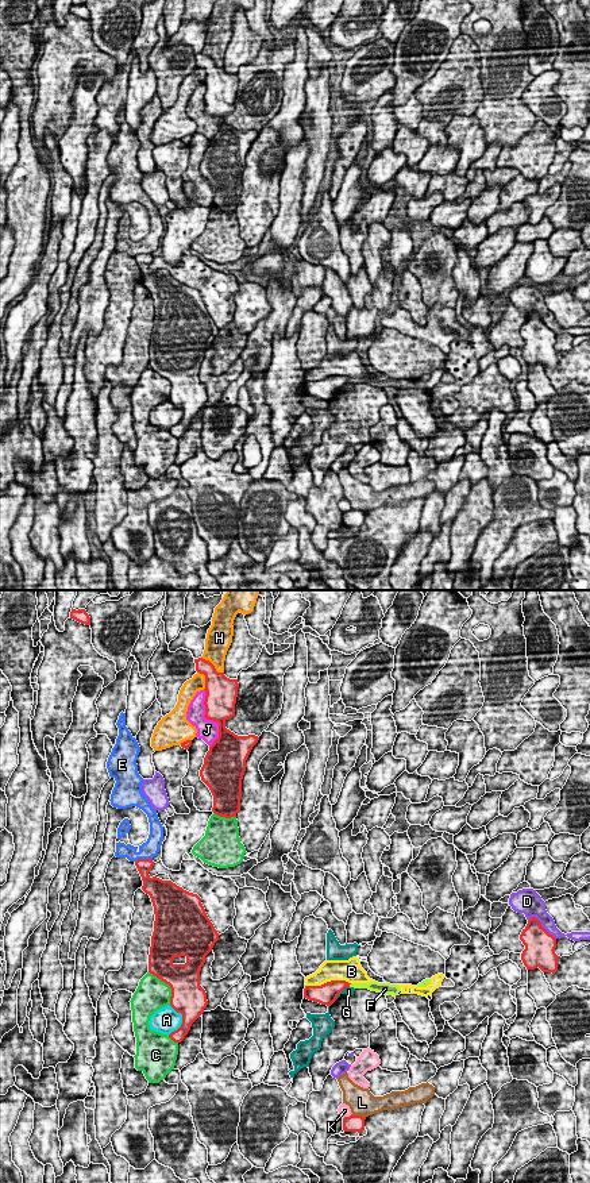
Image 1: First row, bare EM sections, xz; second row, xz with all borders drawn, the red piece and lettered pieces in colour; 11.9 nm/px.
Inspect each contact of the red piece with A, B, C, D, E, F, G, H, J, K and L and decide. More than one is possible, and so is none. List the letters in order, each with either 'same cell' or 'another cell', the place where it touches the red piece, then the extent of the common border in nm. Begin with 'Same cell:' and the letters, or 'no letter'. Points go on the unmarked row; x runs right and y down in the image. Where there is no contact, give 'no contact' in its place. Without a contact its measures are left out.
Same cell: F
A: another cell; meets red in xz at (182, 416); contact 360 nm long
B: another cell; meets red in xz at (327, 377); contact 550 nm long
C: another cell; meets red in xz at (168, 378); contact 480 nm long
D: another cell; meets red in xz at (540, 320); contact 400 nm long
E: another cell; meets red in xz at (143, 254); contact 220 nm long
F: same cell; meets red in xz at (350, 378); contact 60 nm long
G: another cell; meets red in xz at (342, 385); contact 240 nm long
H: another cell; meets red in xz at (213, 61); contact 340 nm long
J: another cell; meets red in xz at (209, 114); contact 700 nm long
K: another cell; meets red in xz at (347, 512); contact 130 nm long
L: another cell; meets red in xz at (358, 511); contact 180 nm long

